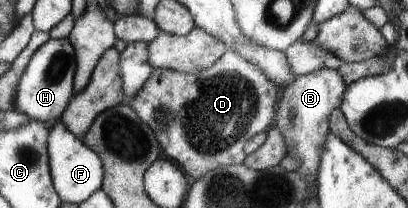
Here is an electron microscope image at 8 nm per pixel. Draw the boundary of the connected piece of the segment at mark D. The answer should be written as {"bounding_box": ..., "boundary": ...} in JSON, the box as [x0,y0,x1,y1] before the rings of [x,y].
{"bounding_box":[126,49,278,180],"boundary":[[[228,49],[217,64],[199,73],[190,74],[172,69],[154,68],[145,87],[126,103],[132,106],[157,134],[163,155],[178,161],[178,164],[196,180],[219,166],[243,164],[247,157],[244,147],[248,139],[267,131],[272,125],[272,119],[275,119],[276,97],[278,97],[277,83],[271,80],[260,66]]]}

